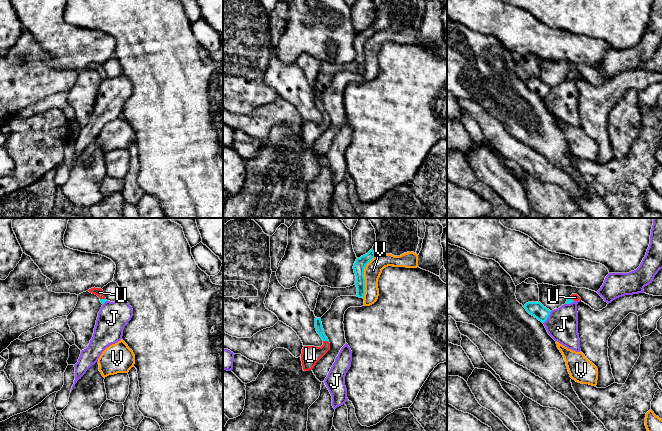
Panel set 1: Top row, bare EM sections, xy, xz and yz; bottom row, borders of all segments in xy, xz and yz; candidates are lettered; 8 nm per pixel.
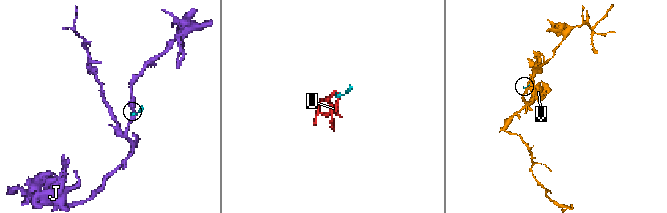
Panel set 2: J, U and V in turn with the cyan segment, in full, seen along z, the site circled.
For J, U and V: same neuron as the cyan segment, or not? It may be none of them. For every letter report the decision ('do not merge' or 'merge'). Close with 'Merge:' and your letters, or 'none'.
J: do not merge
U: merge
V: do not merge
Merge: U

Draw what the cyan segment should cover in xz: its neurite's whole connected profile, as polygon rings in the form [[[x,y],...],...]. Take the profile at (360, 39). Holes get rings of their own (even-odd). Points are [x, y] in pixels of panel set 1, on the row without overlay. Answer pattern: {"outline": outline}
{"outline": [[[373,24],[365,31],[357,34],[353,45],[356,52],[355,61],[357,63],[357,73],[363,74],[365,70],[365,54],[364,54],[364,45],[366,41],[375,33]]]}

